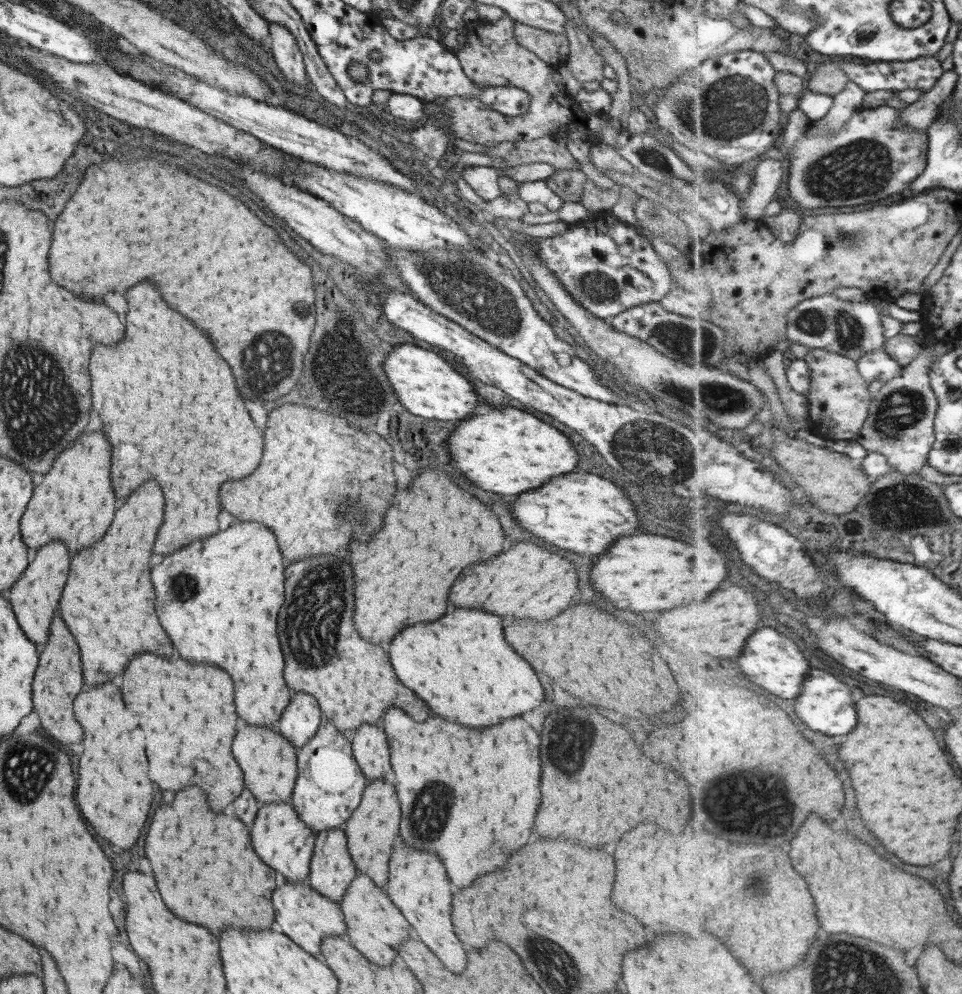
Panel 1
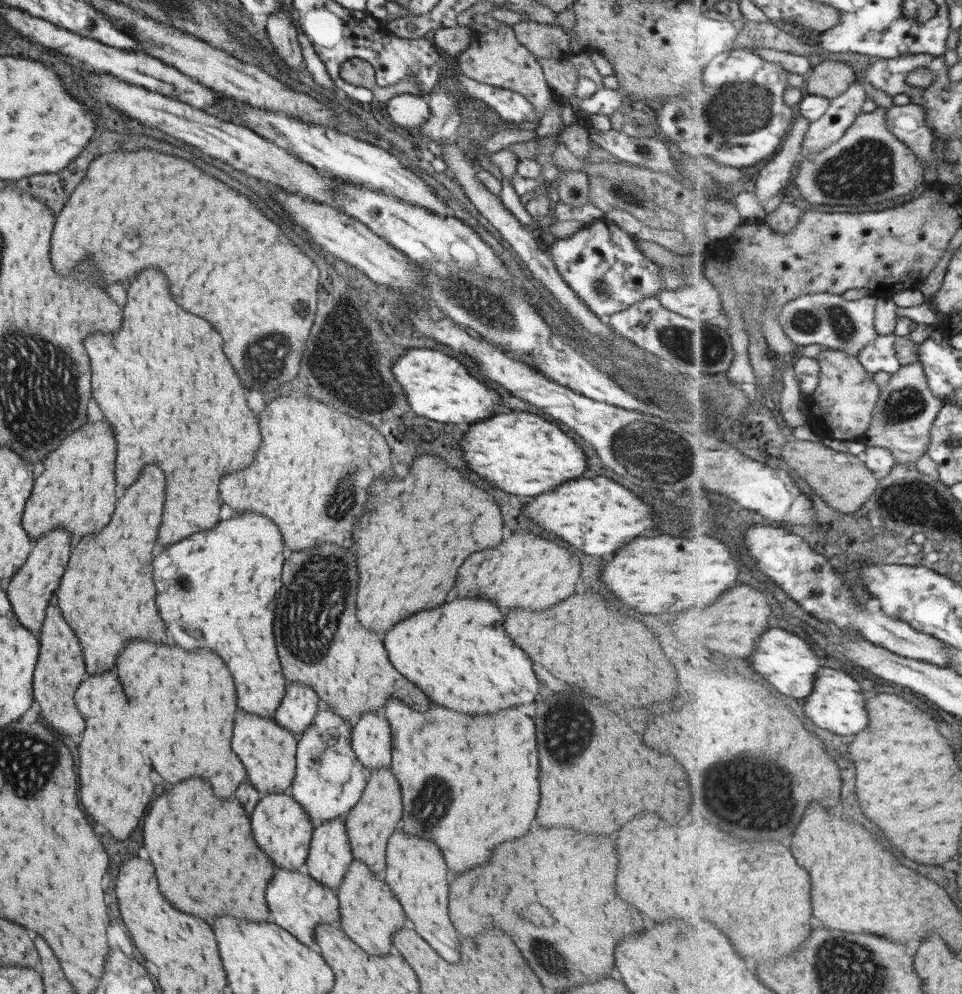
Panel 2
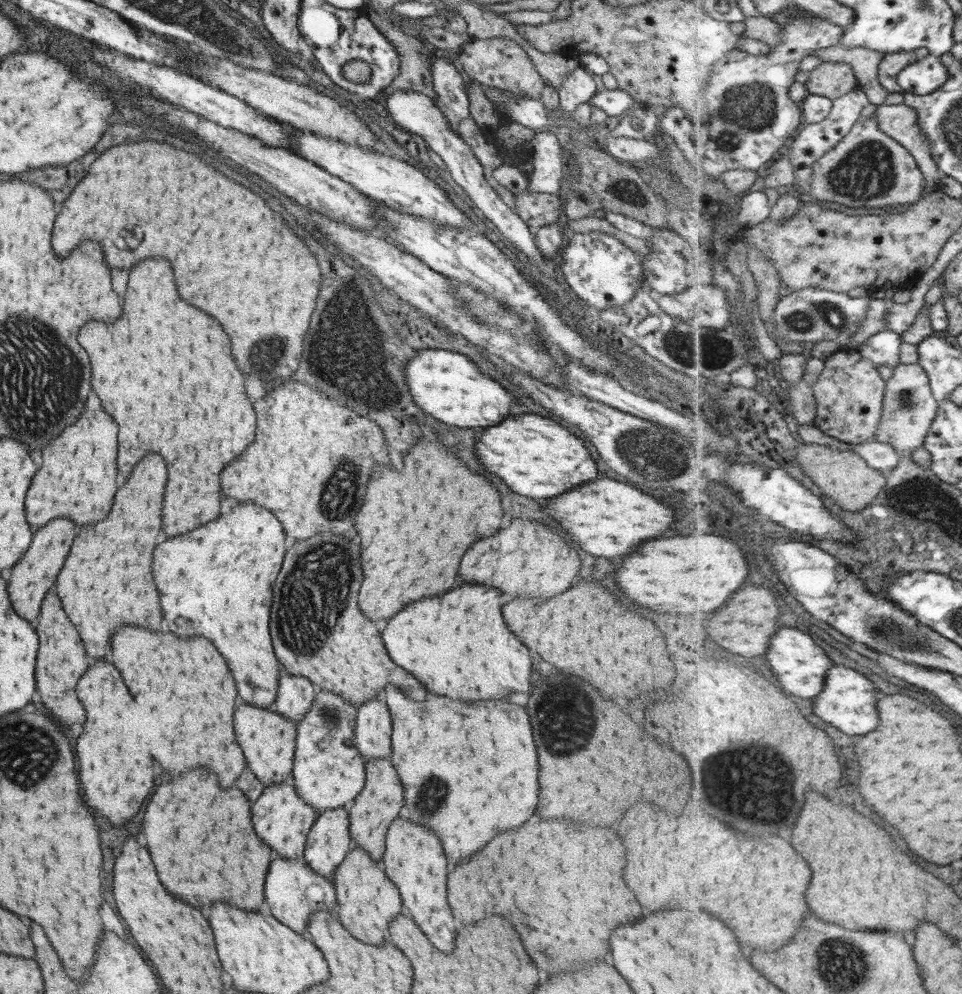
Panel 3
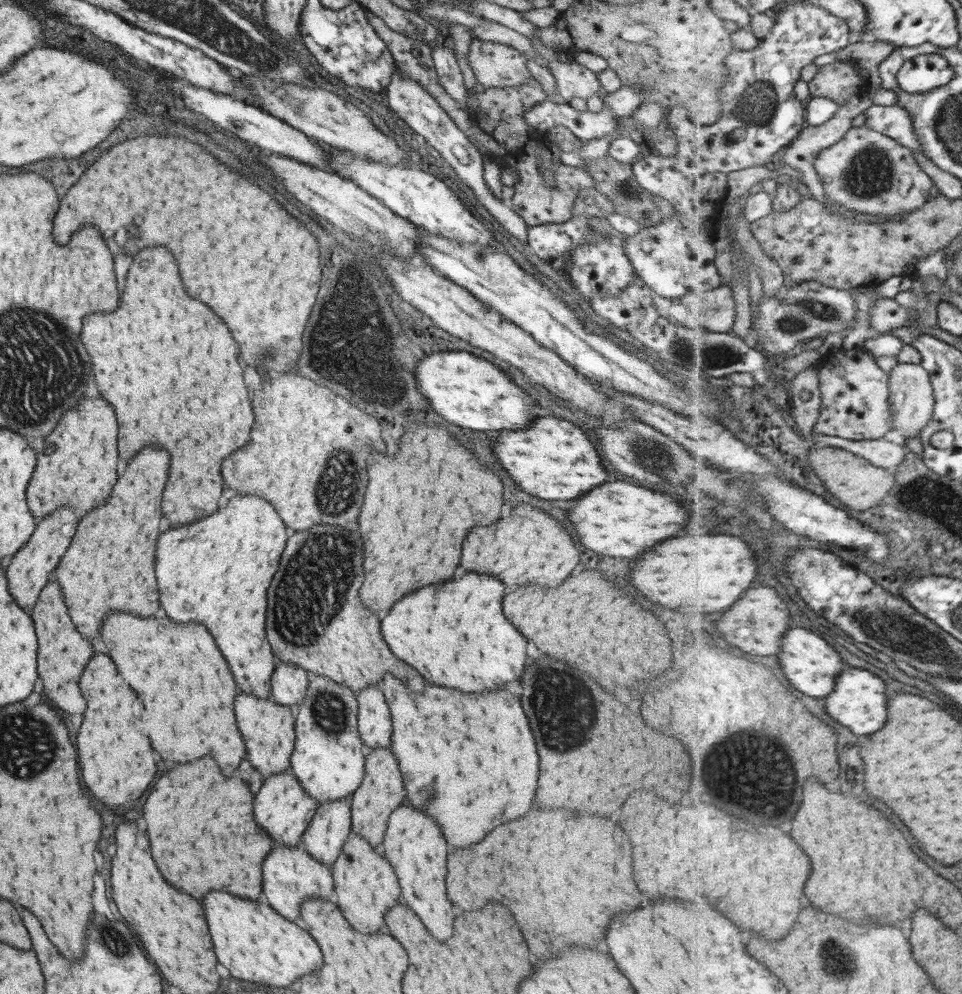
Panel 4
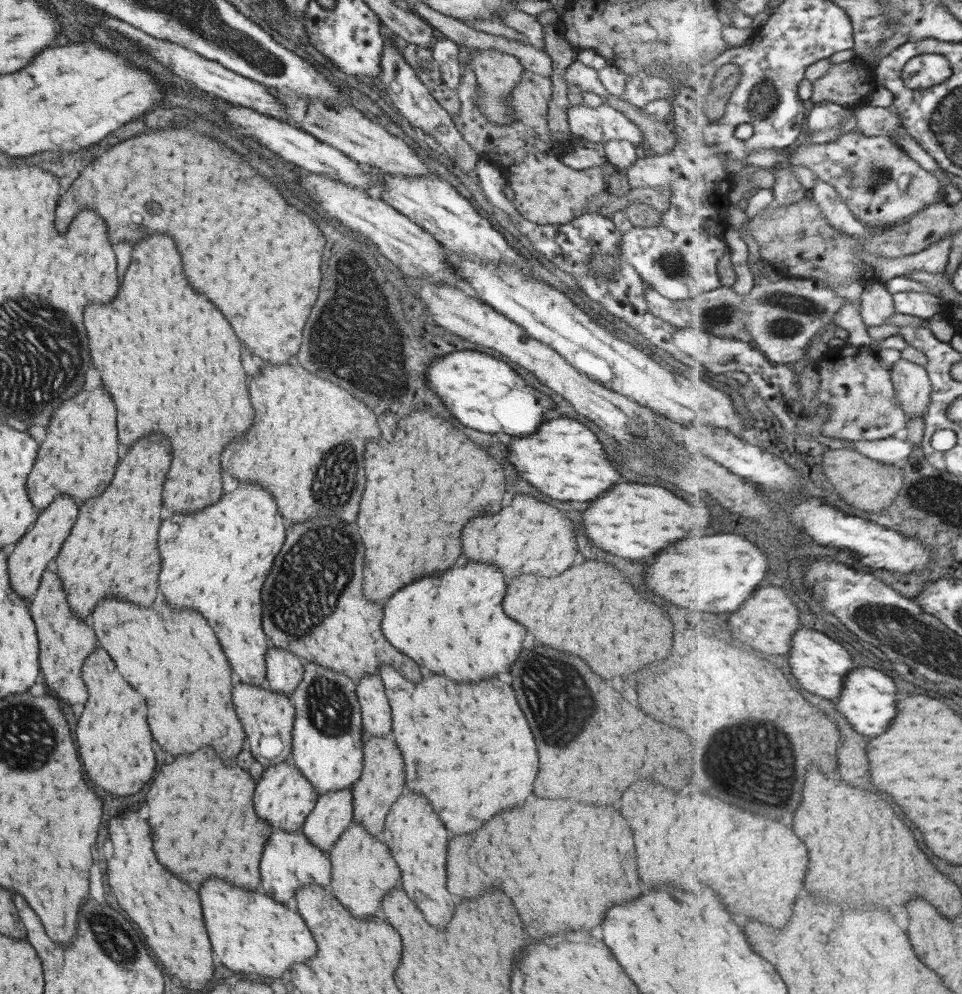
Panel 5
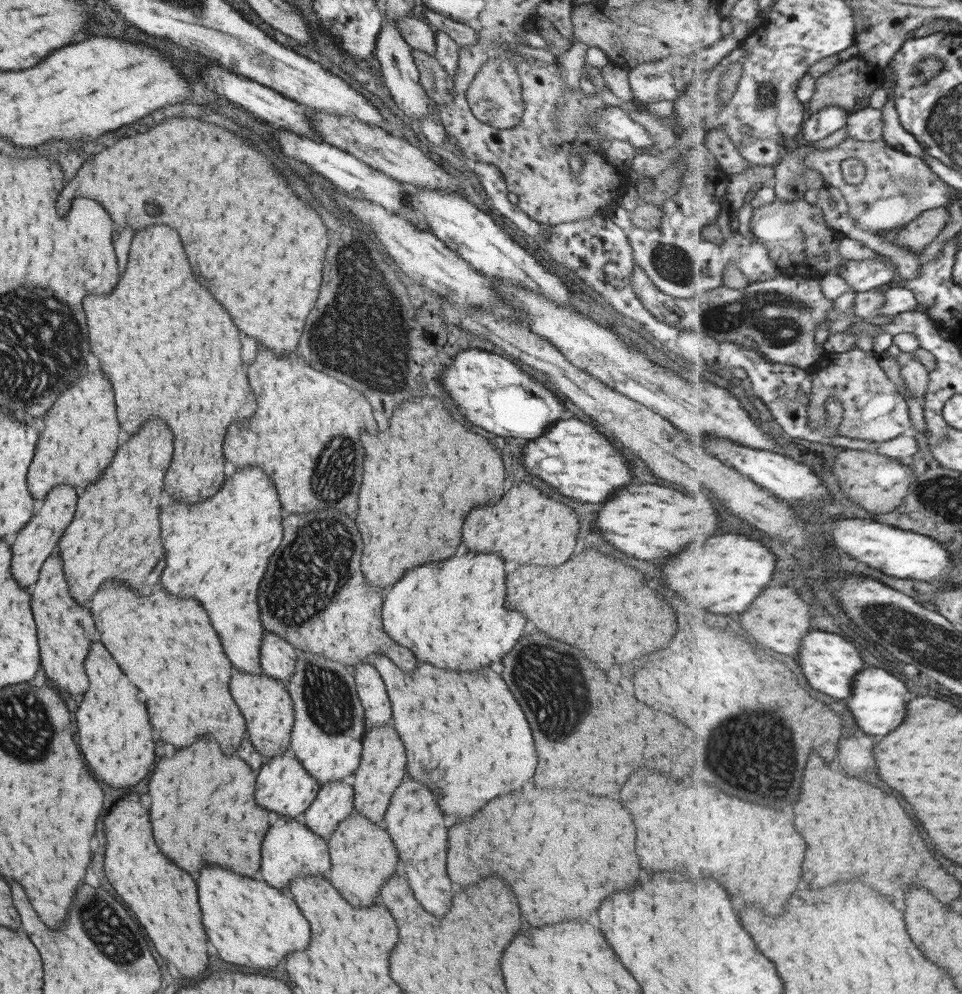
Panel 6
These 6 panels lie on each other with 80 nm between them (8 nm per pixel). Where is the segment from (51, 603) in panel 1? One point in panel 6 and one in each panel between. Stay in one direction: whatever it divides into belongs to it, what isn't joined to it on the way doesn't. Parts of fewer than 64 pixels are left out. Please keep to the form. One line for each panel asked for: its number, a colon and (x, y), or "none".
2: (30, 590)
3: (34, 574)
4: (28, 571)
5: (32, 553)
6: (34, 543)

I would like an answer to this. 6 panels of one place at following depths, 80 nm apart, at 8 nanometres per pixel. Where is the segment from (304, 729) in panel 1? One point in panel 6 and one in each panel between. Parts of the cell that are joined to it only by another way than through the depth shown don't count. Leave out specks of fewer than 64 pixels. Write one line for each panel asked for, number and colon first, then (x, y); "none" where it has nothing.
2: (295, 712)
3: (295, 695)
4: (287, 685)
5: (283, 670)
6: (277, 659)

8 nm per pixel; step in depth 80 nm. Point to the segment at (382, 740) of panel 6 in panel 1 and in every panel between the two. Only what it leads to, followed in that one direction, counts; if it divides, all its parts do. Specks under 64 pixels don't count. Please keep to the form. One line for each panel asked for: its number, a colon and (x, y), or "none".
1: (370, 831)
2: (368, 824)
3: (370, 813)
4: (380, 791)
5: (381, 781)

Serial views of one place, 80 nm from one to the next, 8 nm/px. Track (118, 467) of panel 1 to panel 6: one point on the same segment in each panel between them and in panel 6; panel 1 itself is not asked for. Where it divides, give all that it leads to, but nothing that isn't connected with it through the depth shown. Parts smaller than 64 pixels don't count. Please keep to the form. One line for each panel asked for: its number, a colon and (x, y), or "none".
2: (162, 357)
3: (140, 365)
4: (158, 359)
5: (165, 355)
6: (168, 349)

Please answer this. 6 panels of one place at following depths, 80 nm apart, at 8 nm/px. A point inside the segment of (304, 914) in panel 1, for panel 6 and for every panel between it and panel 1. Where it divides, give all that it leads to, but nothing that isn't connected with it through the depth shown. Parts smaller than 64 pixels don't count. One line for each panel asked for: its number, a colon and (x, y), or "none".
2: (298, 903)
3: (293, 891)
4: (290, 875)
5: (289, 861)
6: (290, 849)

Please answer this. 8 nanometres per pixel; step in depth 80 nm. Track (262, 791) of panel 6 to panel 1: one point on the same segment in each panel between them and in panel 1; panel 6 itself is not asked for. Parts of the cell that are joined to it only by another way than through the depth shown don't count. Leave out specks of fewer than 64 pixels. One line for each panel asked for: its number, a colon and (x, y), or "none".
1: (281, 840)
2: (281, 829)
3: (281, 819)
4: (280, 808)
5: (283, 798)

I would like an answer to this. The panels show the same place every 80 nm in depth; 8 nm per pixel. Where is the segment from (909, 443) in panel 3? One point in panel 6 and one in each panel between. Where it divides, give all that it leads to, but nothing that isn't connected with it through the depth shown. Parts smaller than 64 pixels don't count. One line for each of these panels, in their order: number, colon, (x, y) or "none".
4: (912, 402)
5: (913, 384)
6: (916, 376)

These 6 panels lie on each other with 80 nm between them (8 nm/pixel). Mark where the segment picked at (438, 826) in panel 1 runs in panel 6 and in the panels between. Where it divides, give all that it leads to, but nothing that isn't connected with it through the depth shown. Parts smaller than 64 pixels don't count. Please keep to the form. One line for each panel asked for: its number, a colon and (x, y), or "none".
2: (464, 766)
3: (435, 746)
4: (435, 739)
5: (462, 773)
6: (467, 752)

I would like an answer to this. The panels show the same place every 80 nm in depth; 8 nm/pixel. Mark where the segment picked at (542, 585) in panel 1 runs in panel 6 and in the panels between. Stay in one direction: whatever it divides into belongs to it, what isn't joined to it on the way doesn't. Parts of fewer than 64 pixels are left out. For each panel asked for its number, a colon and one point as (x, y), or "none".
2: (526, 571)
3: (526, 559)
4: (528, 547)
5: (527, 537)
6: (526, 527)

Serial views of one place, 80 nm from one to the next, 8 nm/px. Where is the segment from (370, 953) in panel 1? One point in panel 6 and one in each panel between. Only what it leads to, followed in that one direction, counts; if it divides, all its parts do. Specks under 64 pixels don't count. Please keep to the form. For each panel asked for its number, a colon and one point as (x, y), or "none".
2: (369, 914)
3: (365, 900)
4: (364, 887)
5: (362, 871)
6: (362, 857)

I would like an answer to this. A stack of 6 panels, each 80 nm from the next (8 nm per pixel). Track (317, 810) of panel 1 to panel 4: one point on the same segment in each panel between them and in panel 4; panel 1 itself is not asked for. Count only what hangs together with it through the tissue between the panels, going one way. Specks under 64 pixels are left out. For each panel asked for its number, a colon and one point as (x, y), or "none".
2: (328, 780)
3: (328, 772)
4: (327, 758)

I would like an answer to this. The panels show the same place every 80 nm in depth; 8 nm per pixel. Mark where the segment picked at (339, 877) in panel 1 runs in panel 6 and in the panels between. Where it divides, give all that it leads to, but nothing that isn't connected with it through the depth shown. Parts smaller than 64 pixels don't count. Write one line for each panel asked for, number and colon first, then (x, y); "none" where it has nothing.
2: (329, 855)
3: (327, 842)
4: (324, 836)
5: (332, 813)
6: (333, 801)

